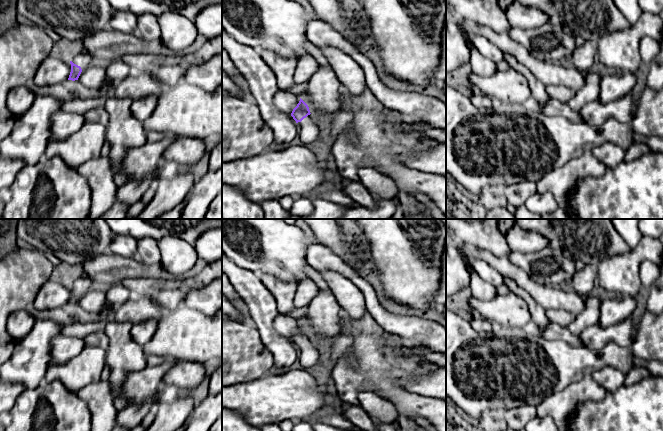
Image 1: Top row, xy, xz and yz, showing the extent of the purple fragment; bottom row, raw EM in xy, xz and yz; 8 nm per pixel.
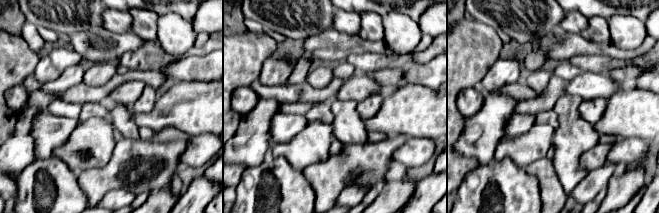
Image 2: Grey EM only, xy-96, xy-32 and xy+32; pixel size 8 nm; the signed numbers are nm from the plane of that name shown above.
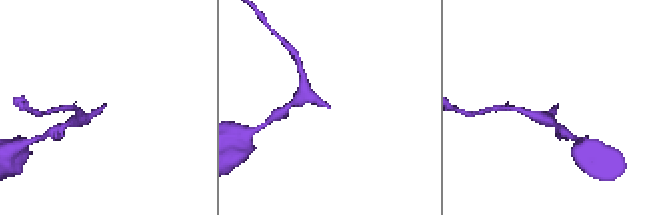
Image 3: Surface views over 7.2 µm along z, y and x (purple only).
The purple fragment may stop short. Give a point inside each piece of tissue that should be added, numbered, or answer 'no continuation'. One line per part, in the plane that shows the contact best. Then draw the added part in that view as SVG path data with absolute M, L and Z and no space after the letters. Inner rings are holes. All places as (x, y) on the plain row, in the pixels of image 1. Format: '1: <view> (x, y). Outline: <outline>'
1: xz (309, 355). Outline: M310 338L304 342L298 349L298 360L303 367L312 367L315 365L328 364L326 353L318 348Z

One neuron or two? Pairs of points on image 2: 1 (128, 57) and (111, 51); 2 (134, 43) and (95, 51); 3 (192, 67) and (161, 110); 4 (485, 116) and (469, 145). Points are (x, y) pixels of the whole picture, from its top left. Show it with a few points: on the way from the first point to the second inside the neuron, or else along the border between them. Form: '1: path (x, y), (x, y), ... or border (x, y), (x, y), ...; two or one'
1: border (142, 44), (135, 49), (126, 51), (116, 62); two
2: path (124, 43), (114, 51), (105, 51); one
3: border (206, 80), (179, 80), (177, 82); two
4: path (485, 123), (485, 129), (476, 138); one

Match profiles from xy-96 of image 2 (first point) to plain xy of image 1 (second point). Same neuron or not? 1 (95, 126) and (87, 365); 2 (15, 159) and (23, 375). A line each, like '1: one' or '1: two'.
1: one
2: one

